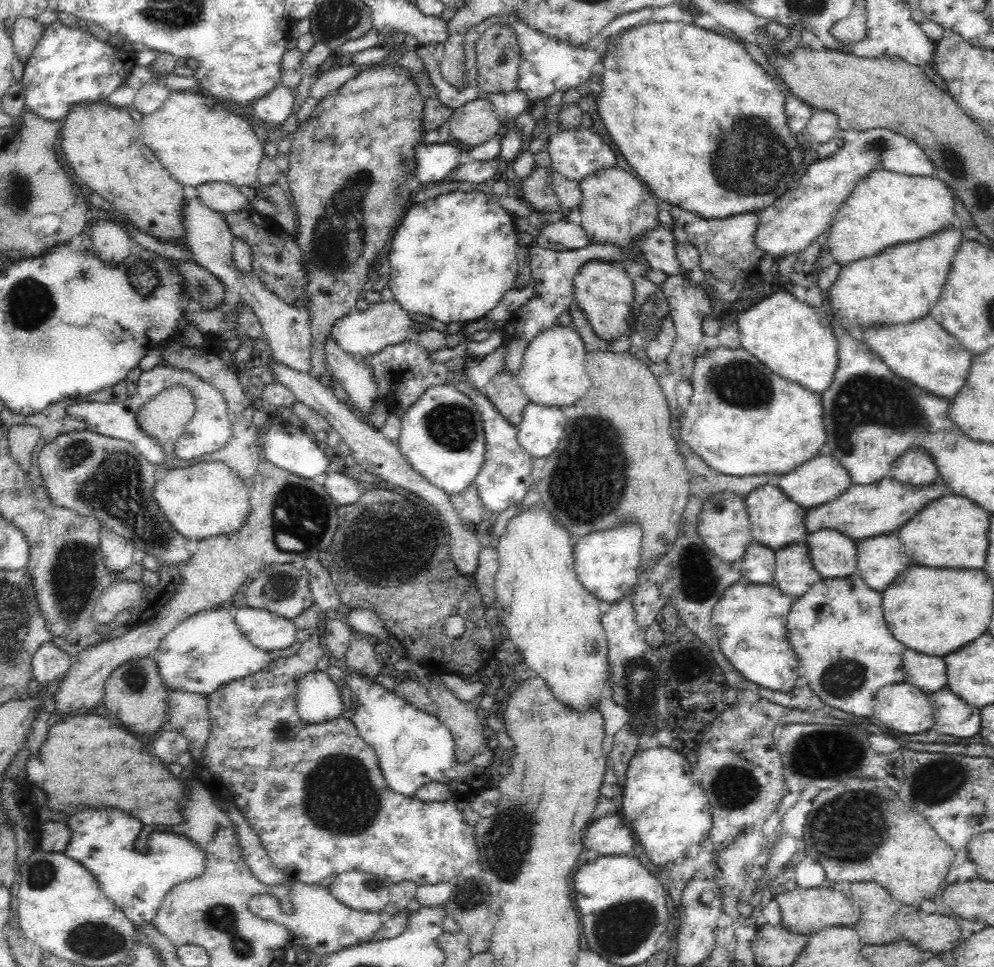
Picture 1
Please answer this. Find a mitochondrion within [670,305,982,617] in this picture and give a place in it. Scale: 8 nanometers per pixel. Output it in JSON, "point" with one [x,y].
{"point":[865,398]}

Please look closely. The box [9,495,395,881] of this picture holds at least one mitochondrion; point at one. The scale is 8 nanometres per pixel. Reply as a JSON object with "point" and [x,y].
{"point":[342,797]}

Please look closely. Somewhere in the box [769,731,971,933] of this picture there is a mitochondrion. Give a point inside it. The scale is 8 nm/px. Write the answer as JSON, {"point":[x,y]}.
{"point":[858,841]}

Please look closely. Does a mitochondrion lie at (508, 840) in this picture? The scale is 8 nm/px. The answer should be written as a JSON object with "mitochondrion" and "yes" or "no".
{"mitochondrion":"yes"}

